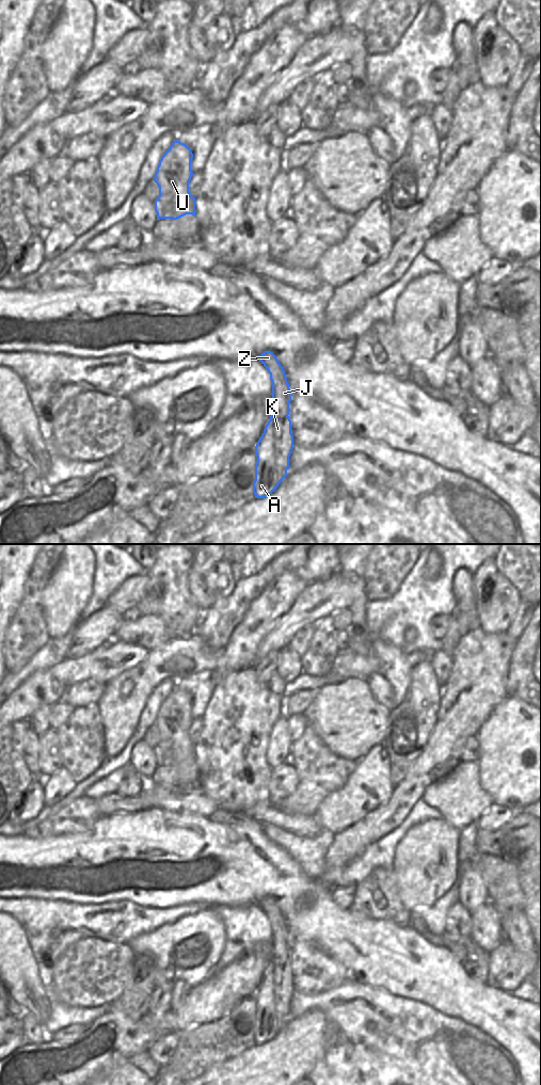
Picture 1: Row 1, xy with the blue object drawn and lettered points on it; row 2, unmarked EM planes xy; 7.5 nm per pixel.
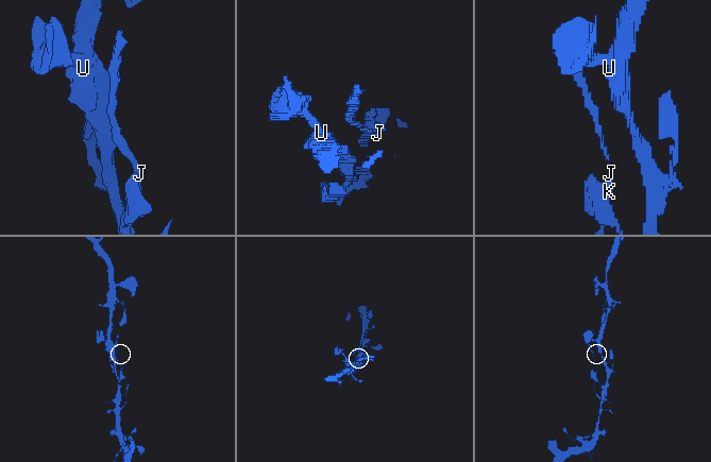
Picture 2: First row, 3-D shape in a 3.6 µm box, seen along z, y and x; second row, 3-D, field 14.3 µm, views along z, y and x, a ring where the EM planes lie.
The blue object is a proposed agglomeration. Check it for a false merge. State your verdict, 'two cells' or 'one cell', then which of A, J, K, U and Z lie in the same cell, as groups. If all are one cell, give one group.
two cells; groups A K U / J Z

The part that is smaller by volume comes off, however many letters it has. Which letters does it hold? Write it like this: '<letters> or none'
J, Z

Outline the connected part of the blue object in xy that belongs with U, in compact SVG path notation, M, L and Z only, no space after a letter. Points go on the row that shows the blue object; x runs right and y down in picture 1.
M175 140L159 160L153 179L159 188L159 196L155 201L157 220L177 220L186 214L195 217L195 197L192 197L189 192L189 181L193 175L191 171L192 158L191 149L186 144Z

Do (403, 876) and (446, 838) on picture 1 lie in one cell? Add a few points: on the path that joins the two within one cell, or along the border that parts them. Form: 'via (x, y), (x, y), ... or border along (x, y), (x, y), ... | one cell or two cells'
via (414, 868), (435, 847) | one cell

